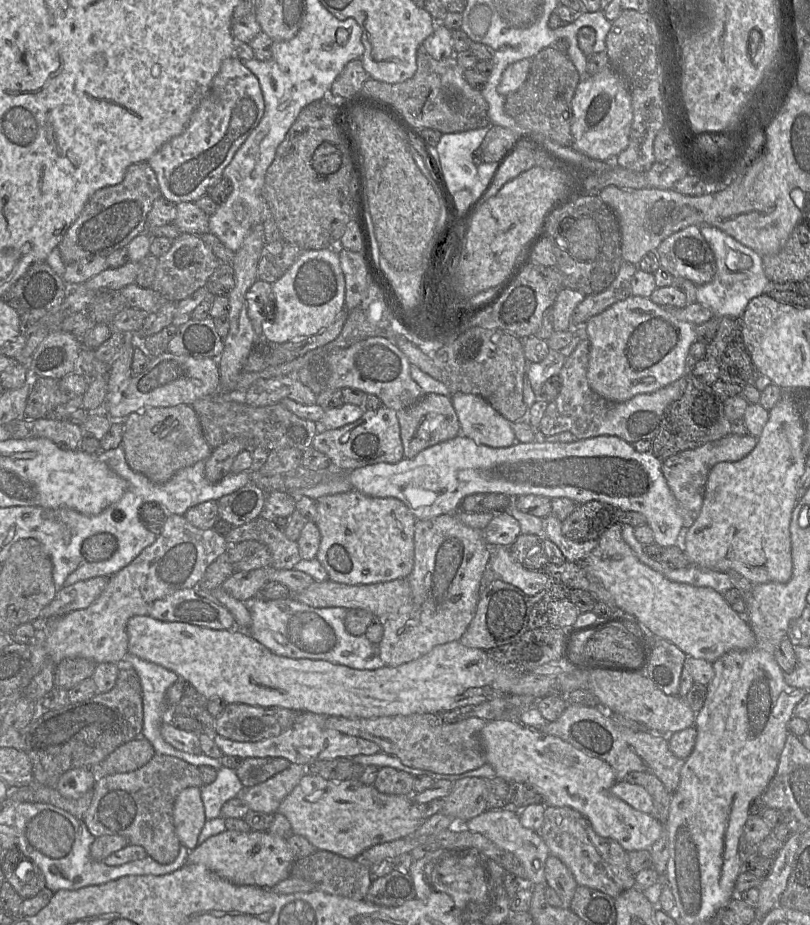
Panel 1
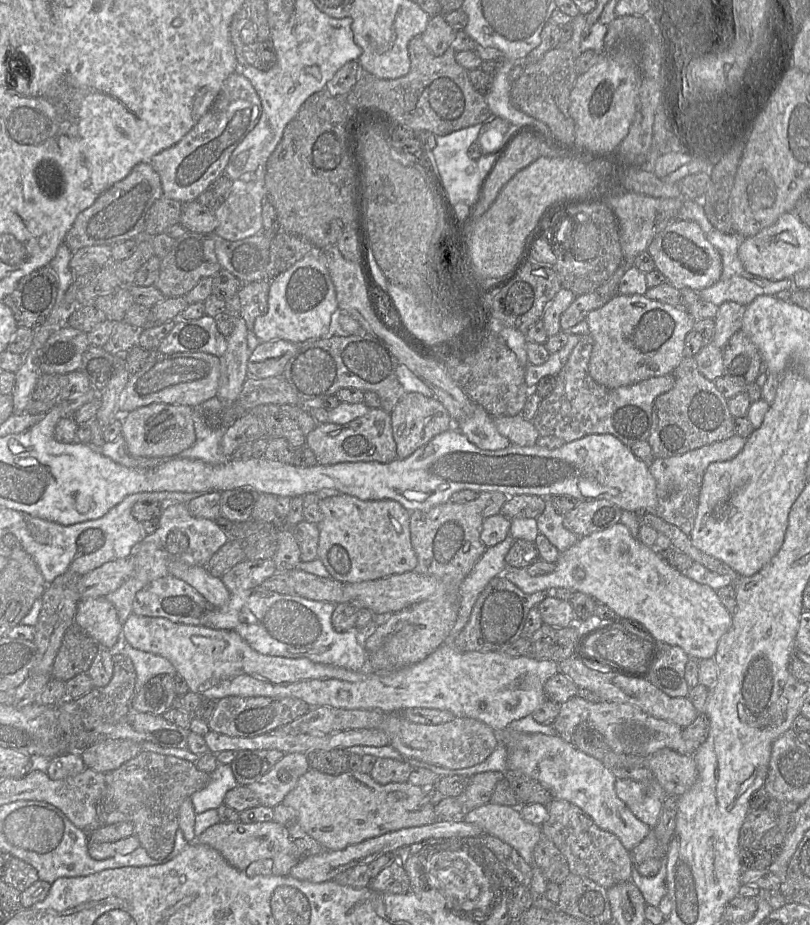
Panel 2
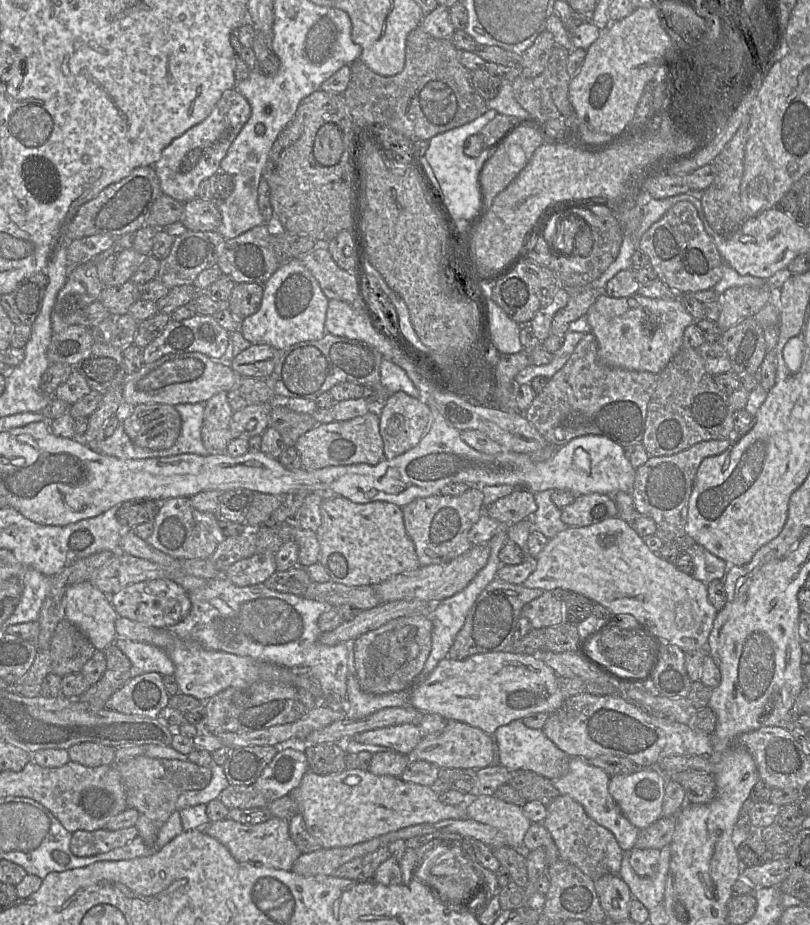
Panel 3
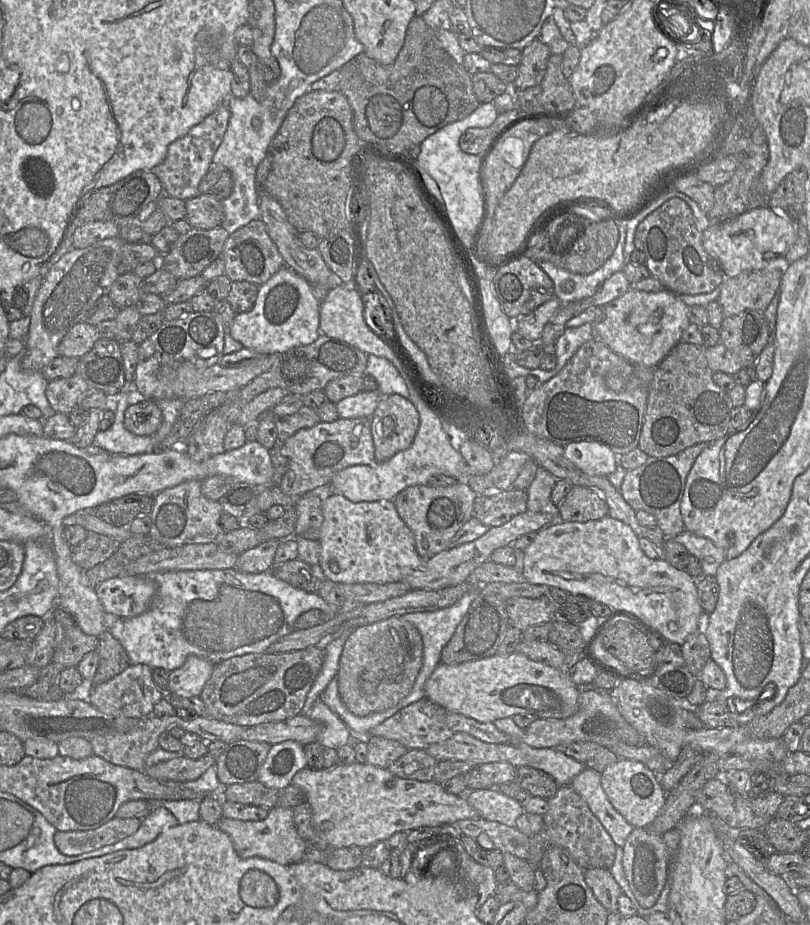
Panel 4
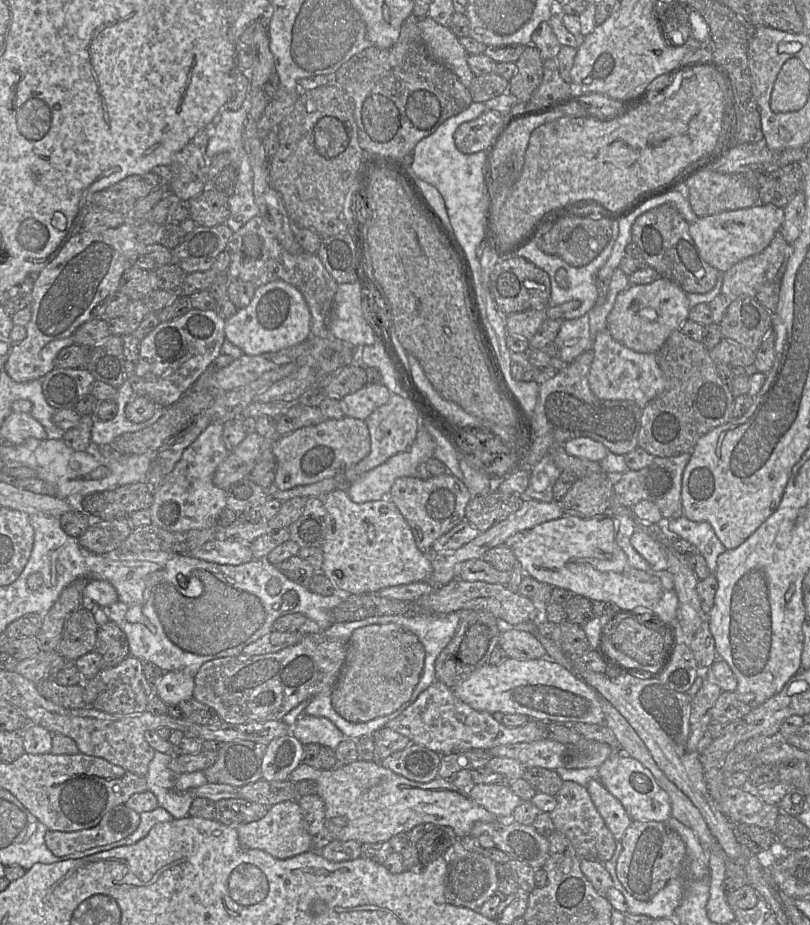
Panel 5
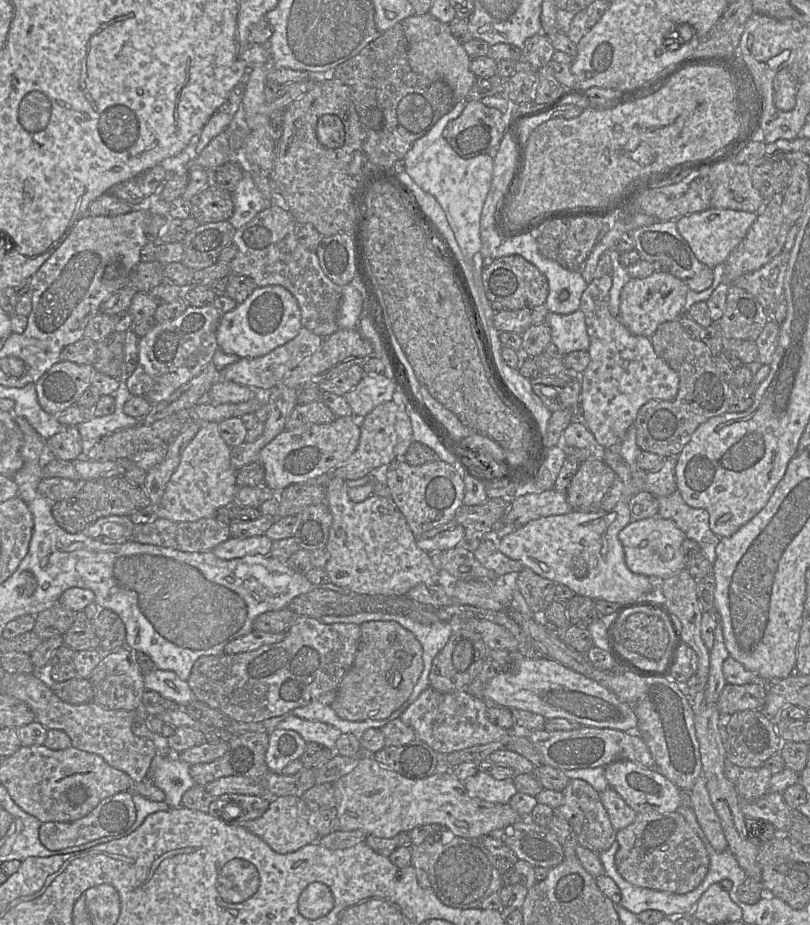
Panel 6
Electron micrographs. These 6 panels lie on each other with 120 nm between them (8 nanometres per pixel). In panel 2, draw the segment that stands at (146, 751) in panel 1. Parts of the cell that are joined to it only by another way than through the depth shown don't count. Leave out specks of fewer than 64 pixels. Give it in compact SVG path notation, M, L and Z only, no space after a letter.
M105 740L87 747L80 756L87 768L106 774L141 751L141 744L131 740Z

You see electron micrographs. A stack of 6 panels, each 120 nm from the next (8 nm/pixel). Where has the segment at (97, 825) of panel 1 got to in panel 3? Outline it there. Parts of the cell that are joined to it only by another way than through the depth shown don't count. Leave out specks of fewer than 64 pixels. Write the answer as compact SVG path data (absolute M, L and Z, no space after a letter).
M146 755L114 765L120 773L126 791L127 807L135 808L139 812L135 826L139 836L148 846L155 845L160 829L171 814L177 811L179 796L187 791L204 789L212 777L209 767L198 766L190 761L149 758Z

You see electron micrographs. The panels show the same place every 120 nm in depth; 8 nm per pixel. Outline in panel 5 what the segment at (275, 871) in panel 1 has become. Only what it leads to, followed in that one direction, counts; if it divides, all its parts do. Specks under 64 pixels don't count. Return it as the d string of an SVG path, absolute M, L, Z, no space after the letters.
M296 800L275 804L262 819L241 824L236 829L242 847L263 850L277 859L291 858L312 850L312 840Z

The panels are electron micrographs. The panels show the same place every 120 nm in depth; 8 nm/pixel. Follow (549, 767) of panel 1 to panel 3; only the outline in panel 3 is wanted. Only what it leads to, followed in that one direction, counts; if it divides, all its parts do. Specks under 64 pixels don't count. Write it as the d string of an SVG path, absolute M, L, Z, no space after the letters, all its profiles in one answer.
M569 757L567 772L556 780L552 780L560 795L567 795L582 805L586 814L600 826L609 830L616 838L623 851L635 848L639 829L632 825L623 815L620 808L608 791L610 776L601 768L578 757Z

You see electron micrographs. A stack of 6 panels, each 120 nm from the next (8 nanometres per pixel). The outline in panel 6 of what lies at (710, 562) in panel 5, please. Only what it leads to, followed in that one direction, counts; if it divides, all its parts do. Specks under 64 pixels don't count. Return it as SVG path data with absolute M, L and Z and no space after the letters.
M678 490L671 495L657 498L658 516L671 520L687 538L696 541L701 553L714 564L716 547L721 538L710 529L708 511L686 504Z

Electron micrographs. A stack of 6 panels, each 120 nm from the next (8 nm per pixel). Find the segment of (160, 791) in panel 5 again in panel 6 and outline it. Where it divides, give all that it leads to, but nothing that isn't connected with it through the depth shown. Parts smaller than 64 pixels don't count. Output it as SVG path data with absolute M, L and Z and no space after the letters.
M170 754L165 757L162 763L156 768L155 771L150 773L150 781L158 788L160 788L165 793L165 802L169 805L170 808L179 808L182 805L182 796L183 794L191 788L191 781L187 777L185 768L189 768L188 763L180 759L180 755Z

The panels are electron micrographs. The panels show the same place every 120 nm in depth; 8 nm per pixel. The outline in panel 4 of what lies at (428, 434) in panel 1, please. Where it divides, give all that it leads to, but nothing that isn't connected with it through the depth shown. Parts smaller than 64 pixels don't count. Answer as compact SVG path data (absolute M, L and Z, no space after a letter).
M399 394L383 396L370 417L375 463L408 449L420 424L414 404Z

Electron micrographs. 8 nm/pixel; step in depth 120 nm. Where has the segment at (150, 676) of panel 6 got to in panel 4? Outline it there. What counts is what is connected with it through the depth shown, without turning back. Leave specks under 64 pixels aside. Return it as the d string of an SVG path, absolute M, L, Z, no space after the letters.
M189 655L180 668L169 672L166 695L200 697L214 666L214 664L201 657Z

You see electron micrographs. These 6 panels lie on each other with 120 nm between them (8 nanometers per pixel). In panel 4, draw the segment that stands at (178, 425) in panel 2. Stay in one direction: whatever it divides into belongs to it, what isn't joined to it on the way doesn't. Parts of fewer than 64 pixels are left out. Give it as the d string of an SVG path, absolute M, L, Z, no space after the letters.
M153 399L129 405L124 413L124 427L137 436L154 434L162 424L161 409Z

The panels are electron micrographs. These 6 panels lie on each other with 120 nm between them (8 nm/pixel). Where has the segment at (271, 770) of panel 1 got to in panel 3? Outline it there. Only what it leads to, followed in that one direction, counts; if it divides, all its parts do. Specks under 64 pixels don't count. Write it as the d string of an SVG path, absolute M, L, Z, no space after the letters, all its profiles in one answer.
M245 746L230 749L223 764L230 785L252 785L278 752L276 746Z

